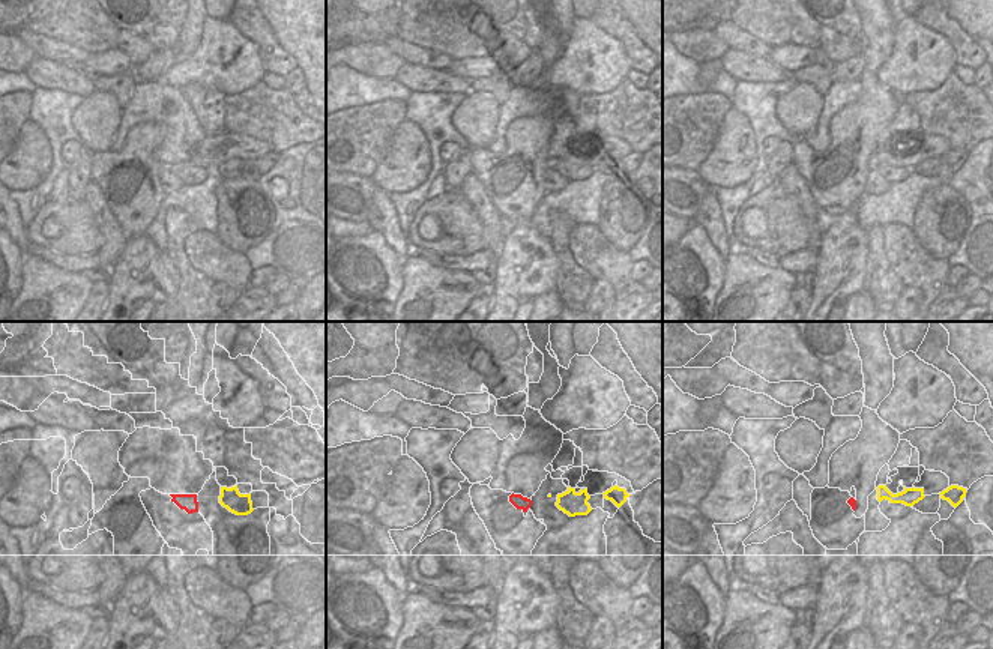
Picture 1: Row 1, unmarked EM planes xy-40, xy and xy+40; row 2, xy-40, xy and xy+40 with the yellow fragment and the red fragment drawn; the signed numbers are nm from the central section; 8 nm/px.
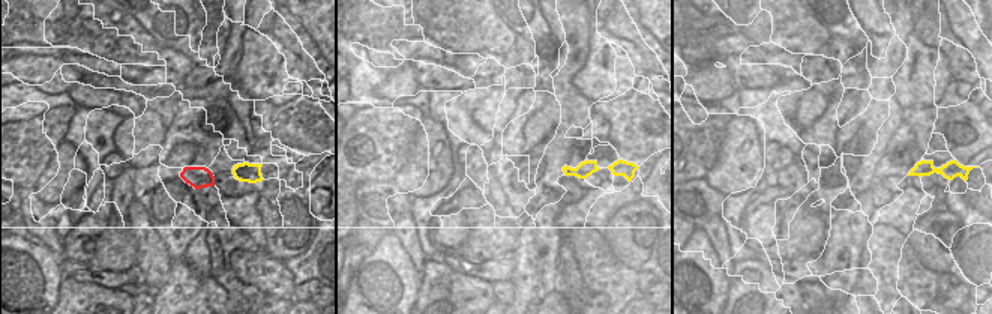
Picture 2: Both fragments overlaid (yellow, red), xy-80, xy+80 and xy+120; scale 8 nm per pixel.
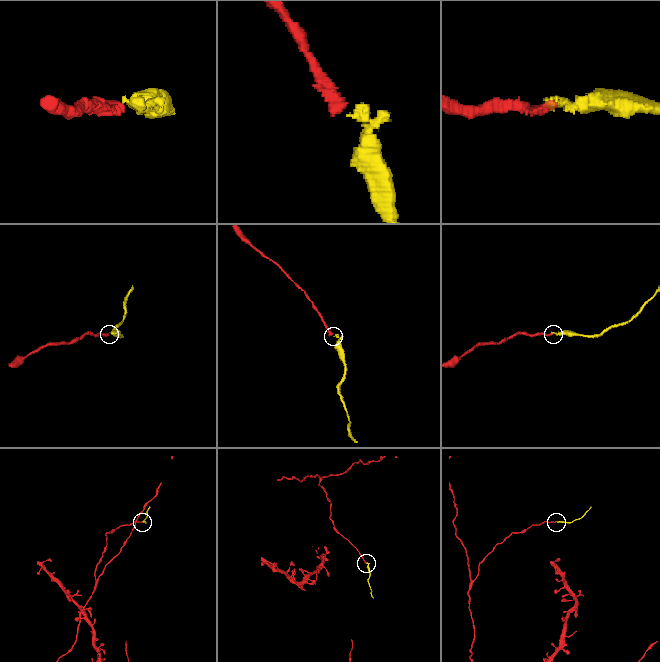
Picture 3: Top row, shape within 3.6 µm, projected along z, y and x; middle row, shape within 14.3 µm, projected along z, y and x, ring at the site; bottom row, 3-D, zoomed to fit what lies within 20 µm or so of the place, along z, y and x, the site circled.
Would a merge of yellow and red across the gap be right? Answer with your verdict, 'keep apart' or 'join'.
join

